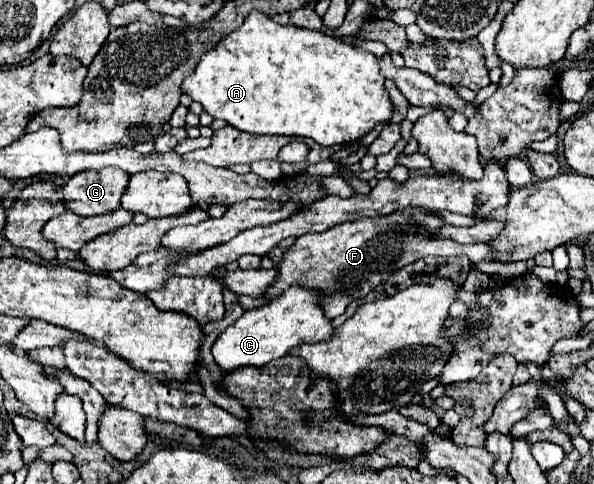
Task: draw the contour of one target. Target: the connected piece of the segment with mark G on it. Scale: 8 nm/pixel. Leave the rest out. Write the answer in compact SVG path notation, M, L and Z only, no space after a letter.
M102 168L102 170L82 170L64 184L64 202L66 206L80 216L98 216L120 208L120 196L128 184L128 174L120 168Z

